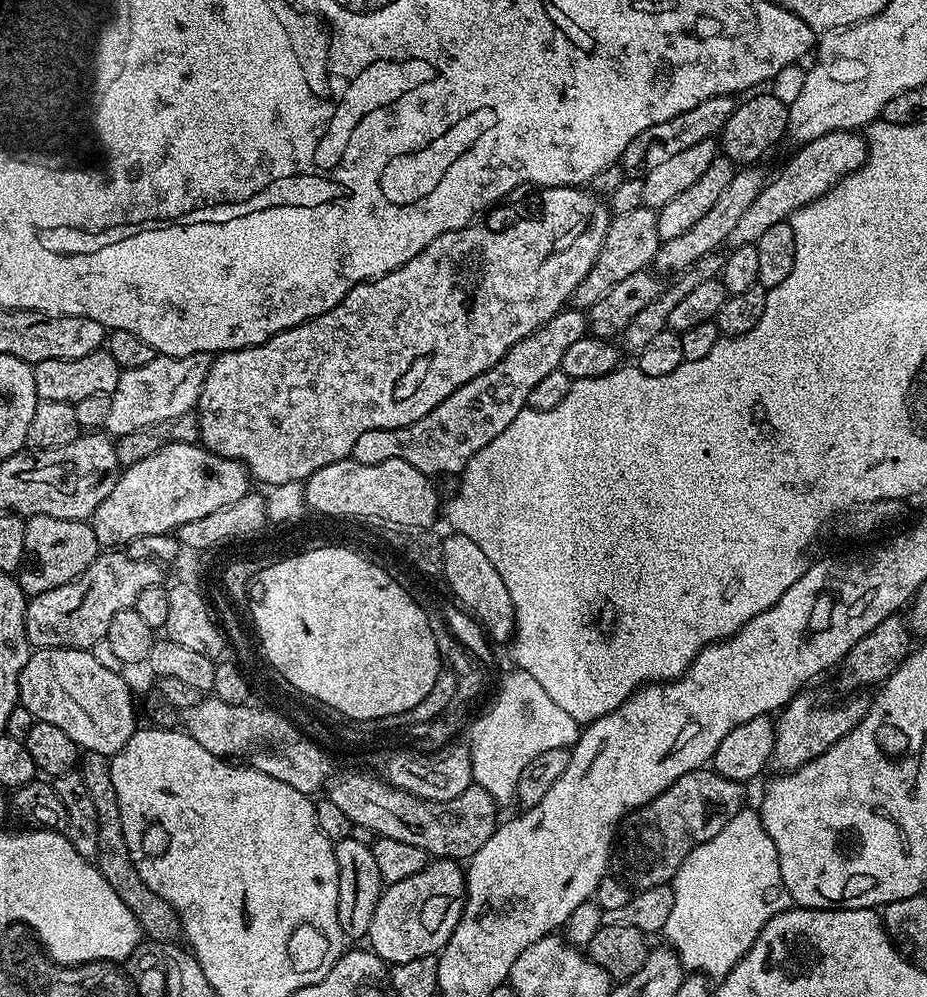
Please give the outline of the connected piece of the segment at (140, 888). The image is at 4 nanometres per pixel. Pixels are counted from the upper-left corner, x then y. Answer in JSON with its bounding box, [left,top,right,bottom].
[78,752,182,945]

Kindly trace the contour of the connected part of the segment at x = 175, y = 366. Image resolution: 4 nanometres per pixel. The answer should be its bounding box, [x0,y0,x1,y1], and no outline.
[104,352,213,438]

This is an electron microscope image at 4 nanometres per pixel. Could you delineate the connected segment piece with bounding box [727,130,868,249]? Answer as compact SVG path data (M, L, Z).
M859 131L827 132L822 138L814 138L808 144L799 145L797 152L788 160L788 165L765 183L764 189L750 202L750 206L742 213L741 220L730 230L727 242L729 249L743 244L754 244L770 226L785 223L802 206L822 198L842 178L856 171L868 159L868 141Z

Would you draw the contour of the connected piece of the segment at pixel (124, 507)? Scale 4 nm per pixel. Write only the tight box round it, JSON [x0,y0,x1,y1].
[90,443,250,546]

